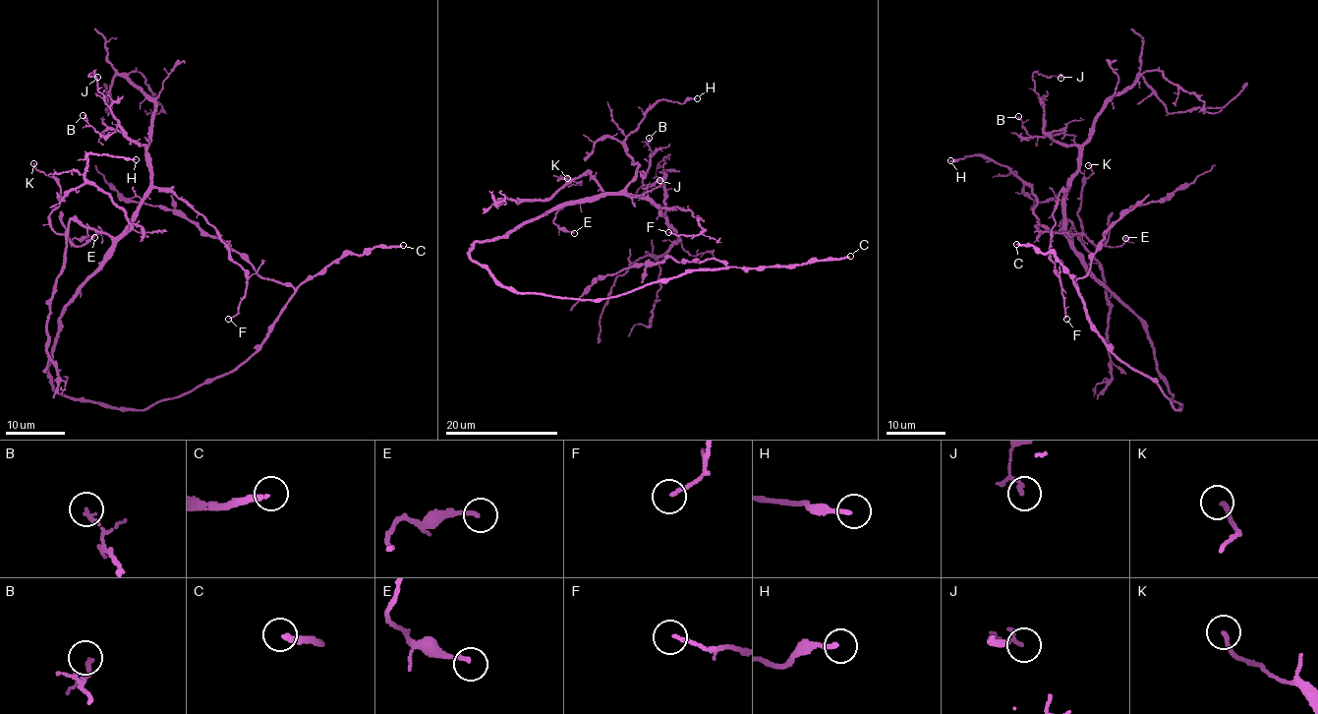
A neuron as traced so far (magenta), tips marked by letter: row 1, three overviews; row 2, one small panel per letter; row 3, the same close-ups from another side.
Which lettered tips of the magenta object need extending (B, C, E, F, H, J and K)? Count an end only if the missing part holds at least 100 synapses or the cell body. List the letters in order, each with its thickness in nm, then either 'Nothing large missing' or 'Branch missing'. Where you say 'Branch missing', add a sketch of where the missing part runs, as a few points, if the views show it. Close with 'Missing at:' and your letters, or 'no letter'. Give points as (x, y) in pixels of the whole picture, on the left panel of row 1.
B: Thickness 180 nm. Nothing large missing
C: Thickness 220 nm. Branch missing
E: Thickness 170 nm. Nothing large missing
F: Thickness 150 nm. Nothing large missing
H: Thickness 200 nm. Nothing large missing
J: Thickness 160 nm. Nothing large missing
K: Thickness 180 nm. Nothing large missing
Missing at: C

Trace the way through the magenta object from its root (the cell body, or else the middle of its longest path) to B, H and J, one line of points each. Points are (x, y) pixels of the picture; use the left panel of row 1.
B: (82, 400), (55, 390), (48, 371), (58, 323), (129, 227), (151, 174), (144, 146), (99, 135), (83, 115)
H: (82, 400), (53, 386), (51, 346), (68, 304), (131, 226), (112, 198), (85, 179), (86, 158), (136, 159)
J: (82, 400), (55, 390), (48, 371), (58, 323), (129, 227), (151, 174), (97, 77)

